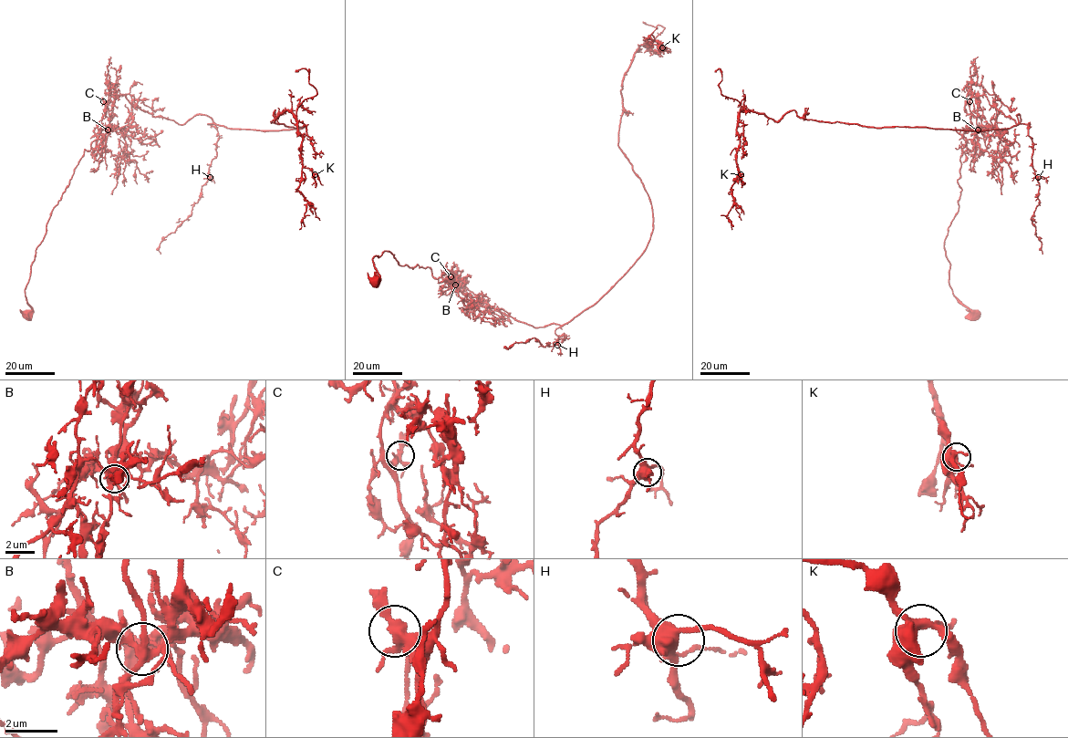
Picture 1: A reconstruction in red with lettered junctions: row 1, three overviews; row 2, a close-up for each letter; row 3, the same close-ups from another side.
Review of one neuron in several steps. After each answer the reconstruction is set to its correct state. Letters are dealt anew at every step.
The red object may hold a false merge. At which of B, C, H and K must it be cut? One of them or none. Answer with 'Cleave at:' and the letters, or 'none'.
Cleave at: B

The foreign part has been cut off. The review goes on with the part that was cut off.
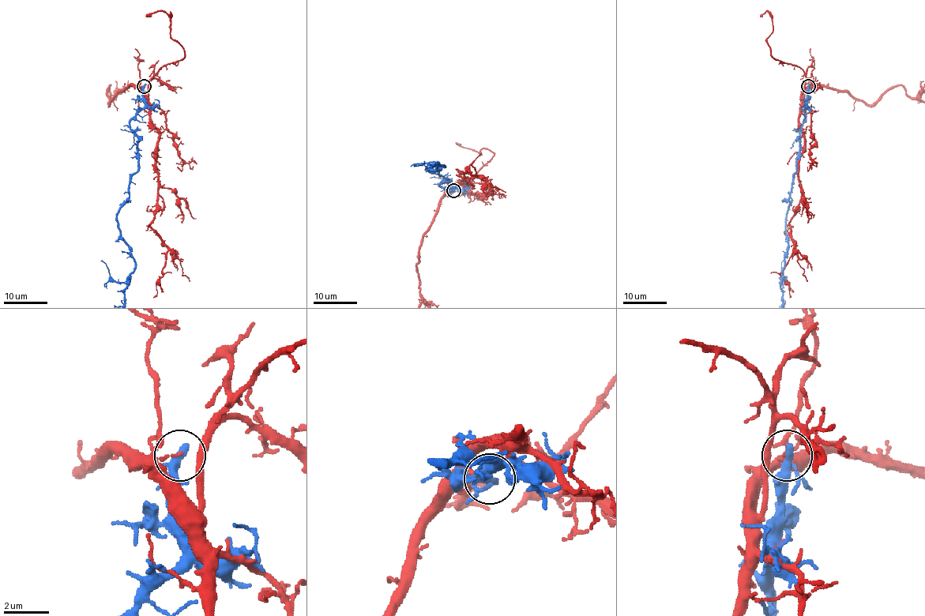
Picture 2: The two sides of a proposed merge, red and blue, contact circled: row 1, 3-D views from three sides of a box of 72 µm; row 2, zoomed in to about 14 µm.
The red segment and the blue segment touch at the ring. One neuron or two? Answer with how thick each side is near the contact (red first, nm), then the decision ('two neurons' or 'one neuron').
calibres 120 and 320 nm; two neurons

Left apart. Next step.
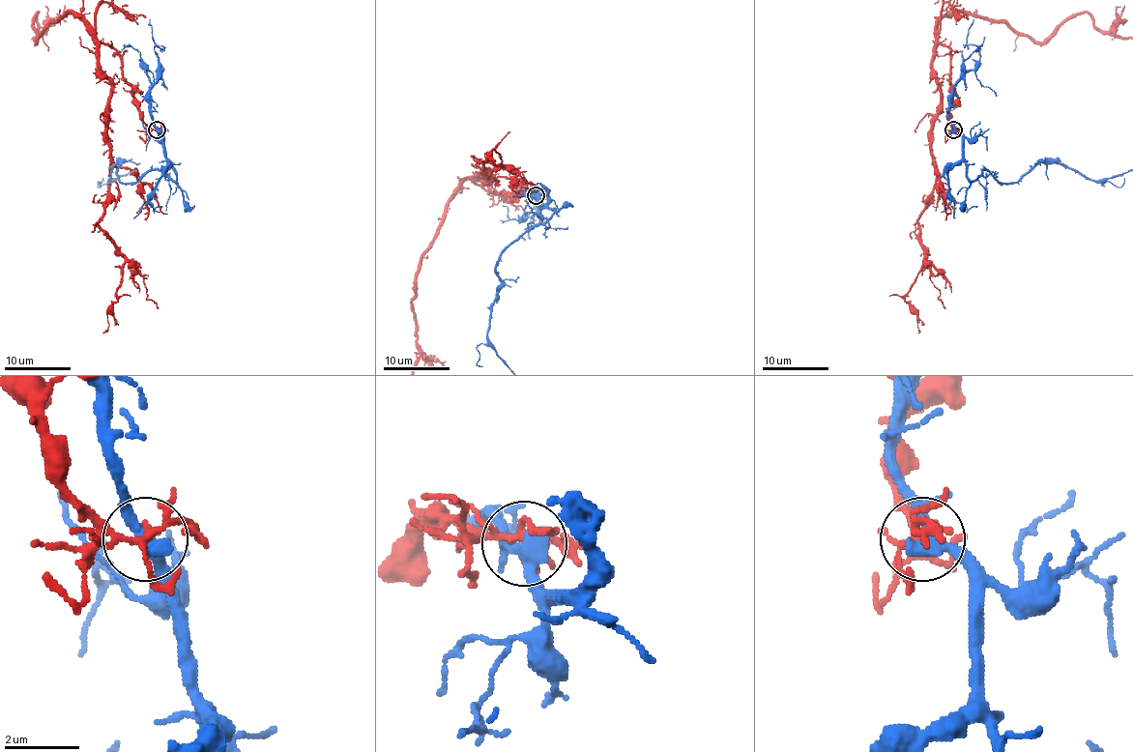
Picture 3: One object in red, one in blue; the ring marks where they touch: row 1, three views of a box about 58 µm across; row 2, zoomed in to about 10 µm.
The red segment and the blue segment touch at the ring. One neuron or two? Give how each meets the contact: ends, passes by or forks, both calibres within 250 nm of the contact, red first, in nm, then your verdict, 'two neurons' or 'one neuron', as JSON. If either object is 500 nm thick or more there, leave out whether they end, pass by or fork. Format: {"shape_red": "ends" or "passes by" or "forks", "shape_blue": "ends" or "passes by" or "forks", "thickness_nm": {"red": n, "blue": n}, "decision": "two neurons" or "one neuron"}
{"shape_red": "forks", "shape_blue": "forks", "thickness_nm": {"red": 180, "blue": 340}, "decision": "two neurons"}

